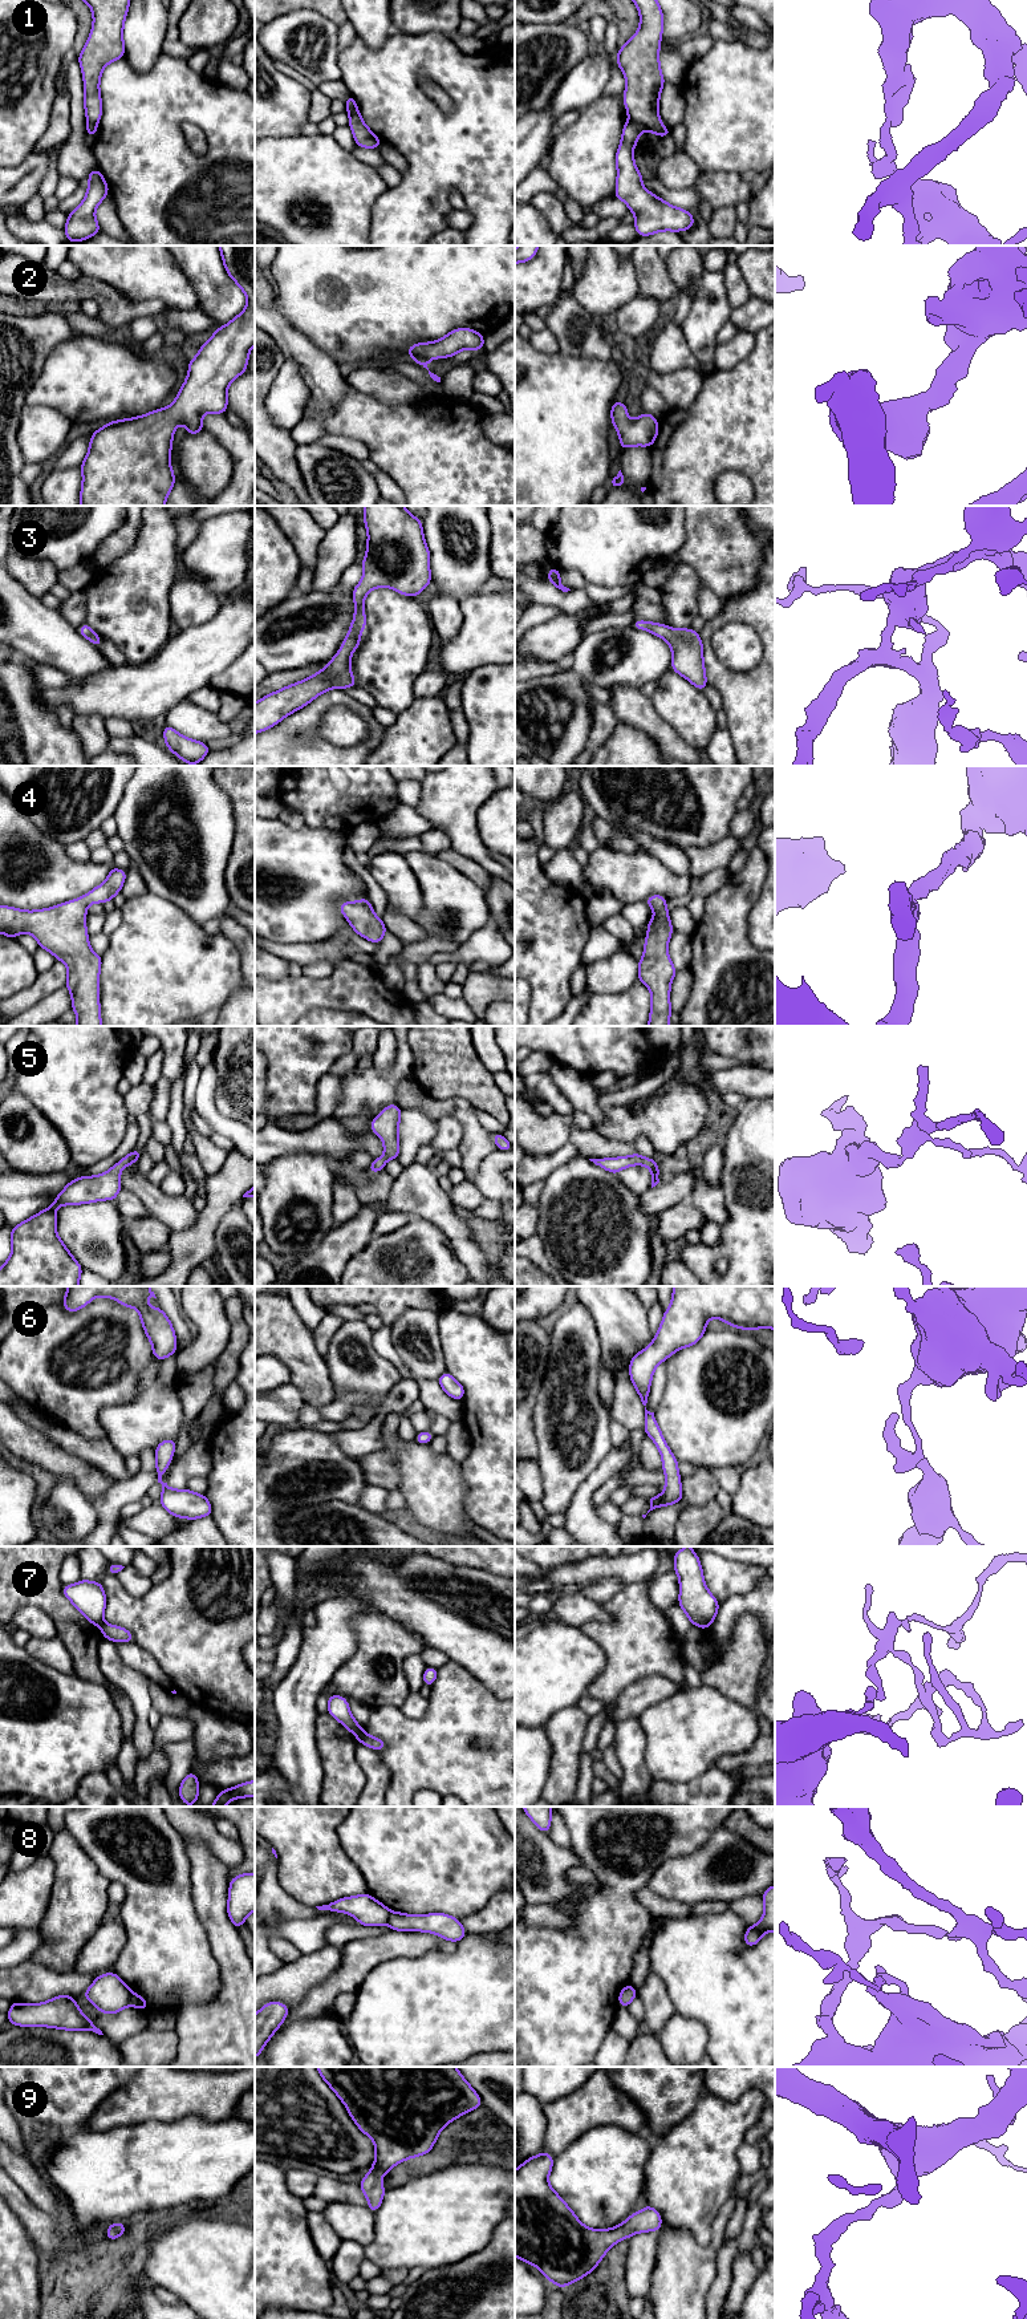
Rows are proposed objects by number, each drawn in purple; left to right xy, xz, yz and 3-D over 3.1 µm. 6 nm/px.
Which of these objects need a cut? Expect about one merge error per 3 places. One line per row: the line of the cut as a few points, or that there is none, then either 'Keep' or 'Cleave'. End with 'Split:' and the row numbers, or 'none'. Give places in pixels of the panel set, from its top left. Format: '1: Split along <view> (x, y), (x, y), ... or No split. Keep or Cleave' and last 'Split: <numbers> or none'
1: Split along yz (629, 118), (642, 129). Cleave
2: No split. Keep
3: No split. Keep
4: No split. Keep
5: No split. Keep
6: No split. Keep
7: Split along xz (362, 1731), (358, 1739). Cleave
8: Split along xy (132, 1993), (128, 2003). Cleave
9: No split. Keep
Split: 1, 7, 8

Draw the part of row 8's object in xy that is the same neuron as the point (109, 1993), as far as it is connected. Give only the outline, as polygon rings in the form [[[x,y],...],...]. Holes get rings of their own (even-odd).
[[[106,1973],[97,1977],[81,1995],[101,2014],[117,2014],[129,2006],[130,1994],[130,1987],[115,1973]]]

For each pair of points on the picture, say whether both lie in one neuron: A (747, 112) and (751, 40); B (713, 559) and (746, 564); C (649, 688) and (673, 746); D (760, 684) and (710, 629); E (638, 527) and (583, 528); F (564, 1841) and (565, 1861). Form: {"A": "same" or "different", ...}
{"A": "different", "B": "same", "C": "different", "D": "same", "E": "same", "F": "different"}

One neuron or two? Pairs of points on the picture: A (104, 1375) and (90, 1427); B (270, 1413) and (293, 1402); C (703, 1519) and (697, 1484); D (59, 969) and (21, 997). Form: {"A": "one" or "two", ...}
{"A": "one", "B": "one", "C": "one", "D": "one"}

